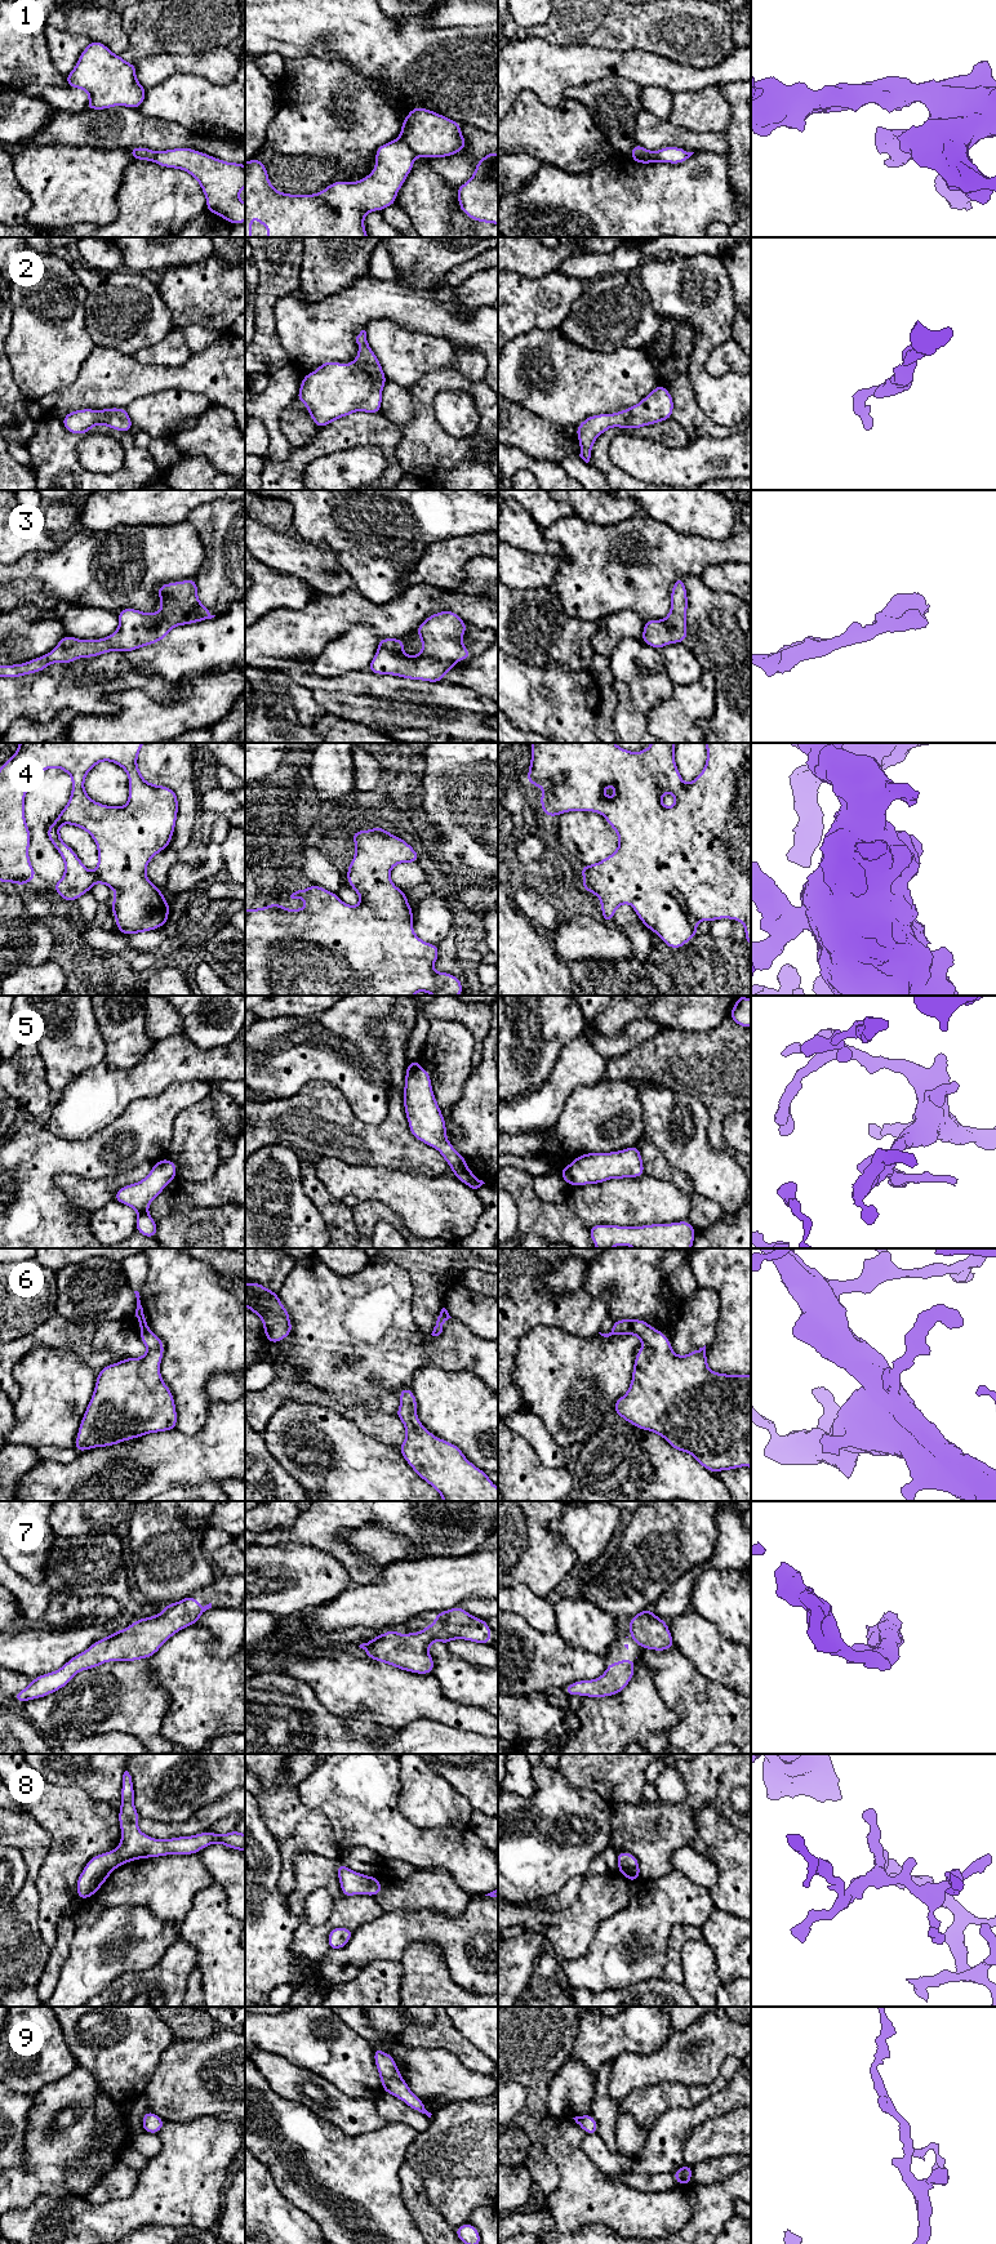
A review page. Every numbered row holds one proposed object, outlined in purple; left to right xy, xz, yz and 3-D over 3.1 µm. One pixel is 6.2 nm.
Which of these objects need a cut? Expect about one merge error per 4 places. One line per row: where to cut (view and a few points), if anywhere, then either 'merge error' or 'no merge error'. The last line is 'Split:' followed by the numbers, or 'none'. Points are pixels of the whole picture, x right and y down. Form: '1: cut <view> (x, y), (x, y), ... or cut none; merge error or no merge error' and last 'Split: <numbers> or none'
1: cut xz (400, 137), (417, 155); merge error
2: cut none; no merge error
3: cut none; no merge error
4: cut none; no merge error
5: cut none; no merge error
6: cut none; no merge error
7: cut none; no merge error
8: cut none; no merge error
9: cut none; no merge error
Split: 1

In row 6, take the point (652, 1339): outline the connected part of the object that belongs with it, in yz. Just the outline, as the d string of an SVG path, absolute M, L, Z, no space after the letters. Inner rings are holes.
M617 1319L613 1321L613 1328L609 1334L599 1334L604 1337L609 1337L612 1335L635 1335L642 1343L642 1348L635 1357L632 1380L628 1392L615 1401L614 1413L619 1415L623 1420L628 1421L639 1429L653 1432L663 1437L672 1448L690 1453L704 1469L711 1473L733 1470L741 1466L751 1468L751 1375L726 1375L711 1371L707 1366L706 1345L703 1348L693 1350L688 1355L676 1355L664 1332L655 1330L646 1321L642 1319Z

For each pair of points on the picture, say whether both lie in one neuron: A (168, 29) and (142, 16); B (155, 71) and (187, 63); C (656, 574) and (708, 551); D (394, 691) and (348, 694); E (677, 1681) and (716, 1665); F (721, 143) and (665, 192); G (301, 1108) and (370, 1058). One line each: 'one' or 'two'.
A: one
B: one
C: one
D: one
E: two
F: two
G: two

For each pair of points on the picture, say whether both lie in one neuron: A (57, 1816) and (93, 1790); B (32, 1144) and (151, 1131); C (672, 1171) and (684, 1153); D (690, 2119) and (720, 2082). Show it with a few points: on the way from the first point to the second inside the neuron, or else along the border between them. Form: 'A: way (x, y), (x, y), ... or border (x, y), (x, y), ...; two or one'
A: border (59, 1785), (76, 1785), (90, 1798), (103, 1802); two
B: way (62, 1151), (93, 1151), (114, 1130), (121, 1130); one
C: border (653, 1145), (692, 1181), (693, 1190); two
D: border (732, 2079), (723, 2089), (688, 2107), (679, 2107); two

